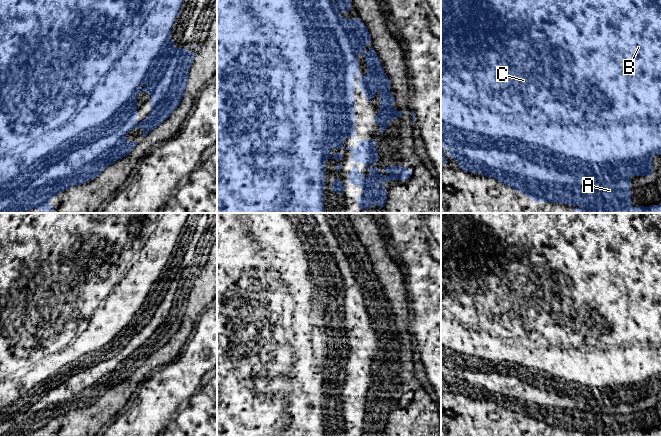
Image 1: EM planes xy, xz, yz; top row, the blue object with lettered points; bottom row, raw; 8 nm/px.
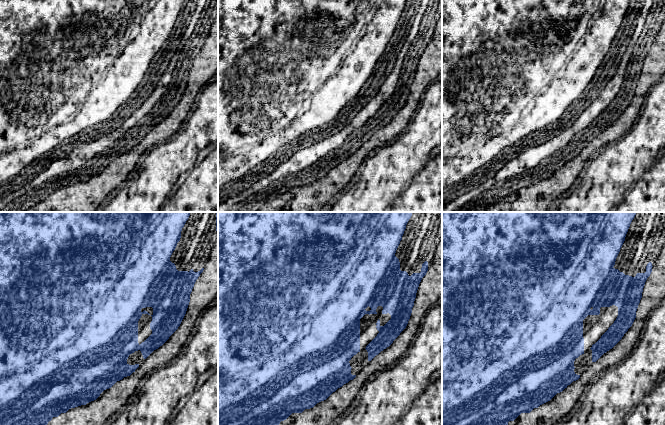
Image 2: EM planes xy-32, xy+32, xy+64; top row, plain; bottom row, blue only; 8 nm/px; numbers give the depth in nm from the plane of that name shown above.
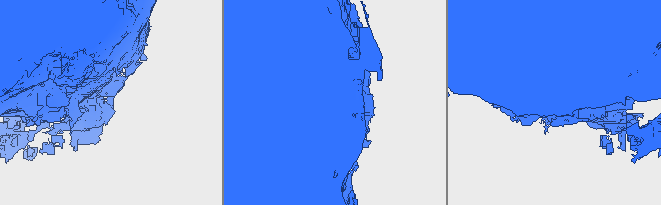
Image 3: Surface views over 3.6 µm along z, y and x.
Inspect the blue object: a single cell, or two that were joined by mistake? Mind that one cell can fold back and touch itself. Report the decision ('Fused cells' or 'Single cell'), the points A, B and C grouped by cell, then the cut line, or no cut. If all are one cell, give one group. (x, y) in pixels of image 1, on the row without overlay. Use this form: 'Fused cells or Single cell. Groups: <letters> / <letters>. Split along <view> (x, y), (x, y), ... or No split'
Single cell. Groups: A B C. No split

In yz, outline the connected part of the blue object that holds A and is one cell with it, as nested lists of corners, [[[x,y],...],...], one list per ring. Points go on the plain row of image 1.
[[[441,213],[441,390],[443,390],[443,389],[445,389],[445,388],[446,388],[446,387],[447,387],[447,383],[446,383],[446,381],[445,381],[445,379],[444,379],[444,375],[445,375],[445,373],[446,373],[446,372],[448,372],[448,373],[449,373],[449,380],[450,380],[450,381],[451,381],[451,382],[453,382],[453,383],[454,383],[454,384],[456,384],[456,385],[457,385],[457,387],[458,387],[458,389],[459,389],[459,392],[460,392],[460,393],[462,393],[462,394],[465,394],[465,395],[469,395],[469,396],[471,396],[471,397],[479,397],[479,398],[483,398],[483,399],[484,399],[484,400],[486,400],[486,401],[492,401],[492,402],[495,402],[495,403],[496,403],[496,404],[498,404],[498,405],[500,405],[500,406],[501,406],[501,407],[502,407],[502,408],[505,408],[505,409],[507,409],[507,410],[511,410],[511,411],[512,411],[512,413],[513,413],[513,414],[518,414],[518,415],[519,415],[519,416],[520,416],[520,417],[521,417],[521,418],[526,418],[526,419],[527,419],[527,420],[528,420],[528,421],[529,421],[529,422],[531,422],[531,423],[532,423],[532,424],[533,424],[533,425],[536,425],[536,426],[549,426],[549,427],[560,427],[560,428],[568,428],[568,429],[573,429],[573,430],[575,430],[575,431],[576,431],[576,432],[575,432],[575,433],[574,433],[574,437],[661,437],[661,428],[658,428],[658,429],[652,429],[652,430],[649,430],[649,431],[644,431],[644,430],[639,430],[639,431],[633,431],[633,430],[632,430],[632,426],[631,426],[631,402],[632,402],[632,401],[633,401],[633,400],[648,400],[648,399],[651,399],[651,398],[652,398],[652,397],[653,397],[653,387],[652,387],[652,381],[653,381],[653,380],[655,380],[655,379],[661,379],[661,213]]]

